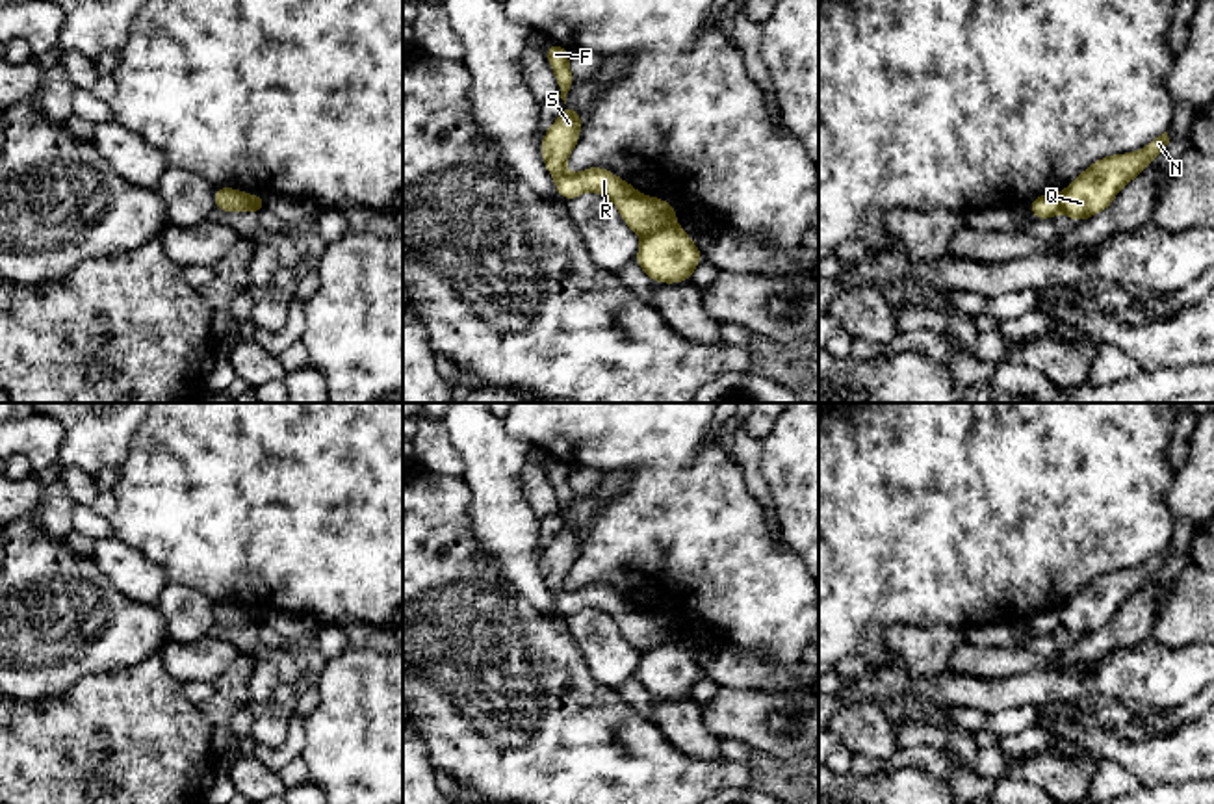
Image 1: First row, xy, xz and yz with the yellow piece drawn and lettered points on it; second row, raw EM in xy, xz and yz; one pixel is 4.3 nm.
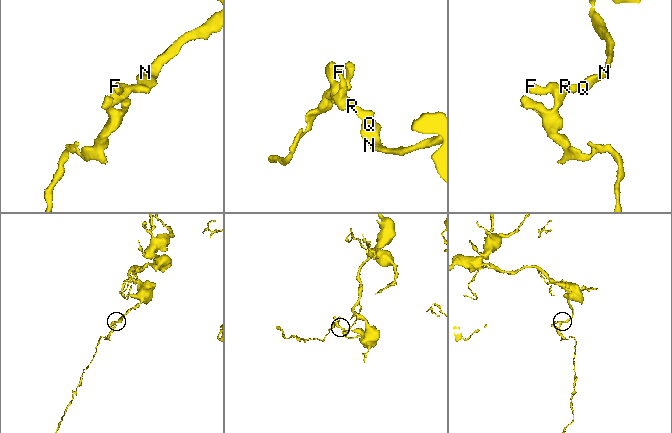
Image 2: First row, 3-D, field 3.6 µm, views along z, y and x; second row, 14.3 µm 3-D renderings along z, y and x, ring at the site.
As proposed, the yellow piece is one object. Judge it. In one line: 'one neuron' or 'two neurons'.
two neurons

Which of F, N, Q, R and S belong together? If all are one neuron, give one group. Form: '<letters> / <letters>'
F R S / N Q

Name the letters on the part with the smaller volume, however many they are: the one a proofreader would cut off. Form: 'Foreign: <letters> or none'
Foreign: F, R, S

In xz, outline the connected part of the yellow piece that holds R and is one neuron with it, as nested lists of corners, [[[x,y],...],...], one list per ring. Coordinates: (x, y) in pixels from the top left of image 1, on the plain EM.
[[[568,520],[548,548],[542,551],[542,576],[555,594],[561,615],[570,616],[585,607],[609,613],[629,644],[648,652],[659,644],[676,641],[676,622],[657,613],[639,609],[624,594],[603,583],[588,583],[577,590],[564,587],[564,577],[579,557],[581,529]]]

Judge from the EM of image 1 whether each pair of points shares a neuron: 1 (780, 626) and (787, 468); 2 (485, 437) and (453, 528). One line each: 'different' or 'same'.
1: different
2: different

